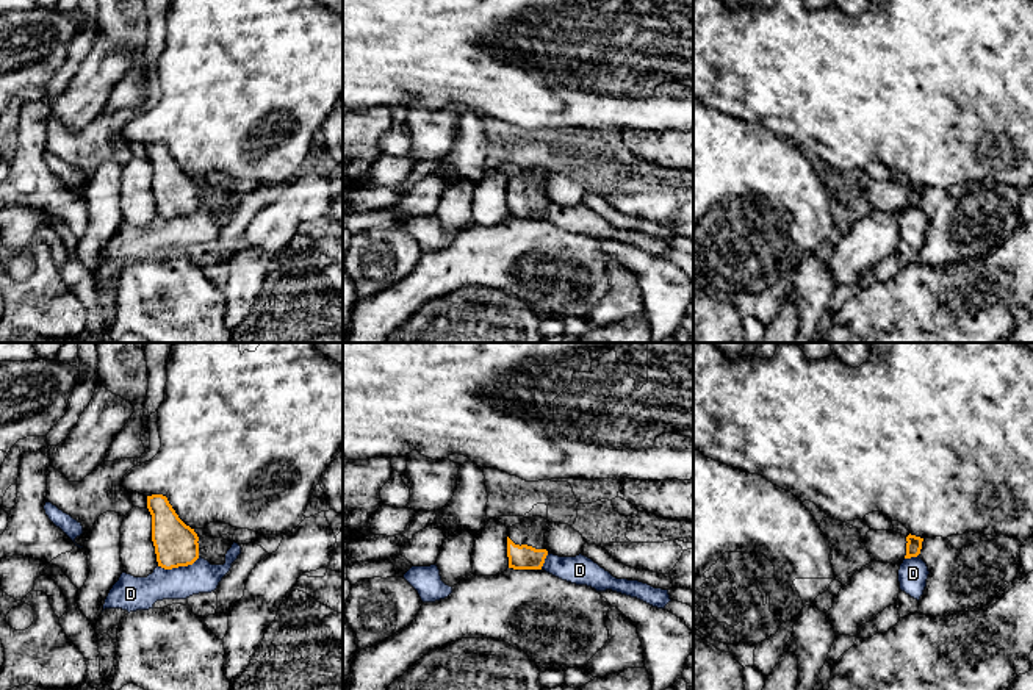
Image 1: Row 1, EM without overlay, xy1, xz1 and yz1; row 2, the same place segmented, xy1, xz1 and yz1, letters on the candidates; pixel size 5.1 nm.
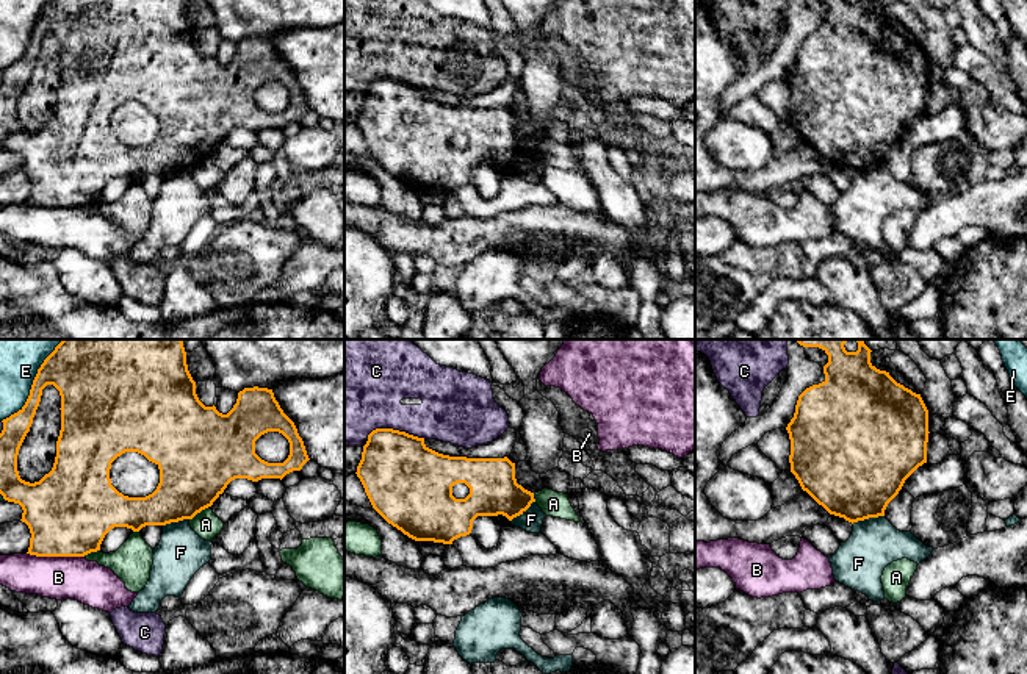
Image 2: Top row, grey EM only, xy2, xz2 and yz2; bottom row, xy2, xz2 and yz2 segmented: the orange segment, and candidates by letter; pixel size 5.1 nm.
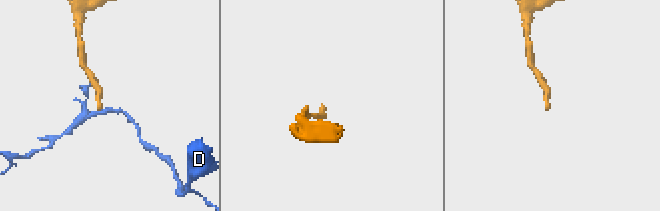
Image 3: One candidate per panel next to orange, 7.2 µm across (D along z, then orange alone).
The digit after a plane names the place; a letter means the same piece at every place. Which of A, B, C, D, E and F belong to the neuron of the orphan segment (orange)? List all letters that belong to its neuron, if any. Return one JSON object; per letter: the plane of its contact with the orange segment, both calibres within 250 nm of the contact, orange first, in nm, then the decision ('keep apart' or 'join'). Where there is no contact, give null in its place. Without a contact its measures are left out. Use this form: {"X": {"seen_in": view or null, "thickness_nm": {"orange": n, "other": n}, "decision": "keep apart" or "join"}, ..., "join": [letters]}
{"A": {"seen_in": "xy2", "thickness_nm": {"orange": 380, "other": 140}, "decision": "keep apart"}, "B": {"seen_in": "xy2", "thickness_nm": {"orange": 440, "other": 220}, "decision": "keep apart"}, "C": {"seen_in": "xz2", "thickness_nm": {"orange": 400, "other": 380}, "decision": "keep apart"}, "D": {"seen_in": "xy1", "thickness_nm": {"orange": 220, "other": 180}, "decision": "keep apart"}, "E": {"seen_in": "xy2", "thickness_nm": {"orange": 320, "other": 280}, "decision": "keep apart"}, "F": {"seen_in": "yz2", "thickness_nm": {"orange": 480, "other": 260}, "decision": "keep apart"}, "join": []}

